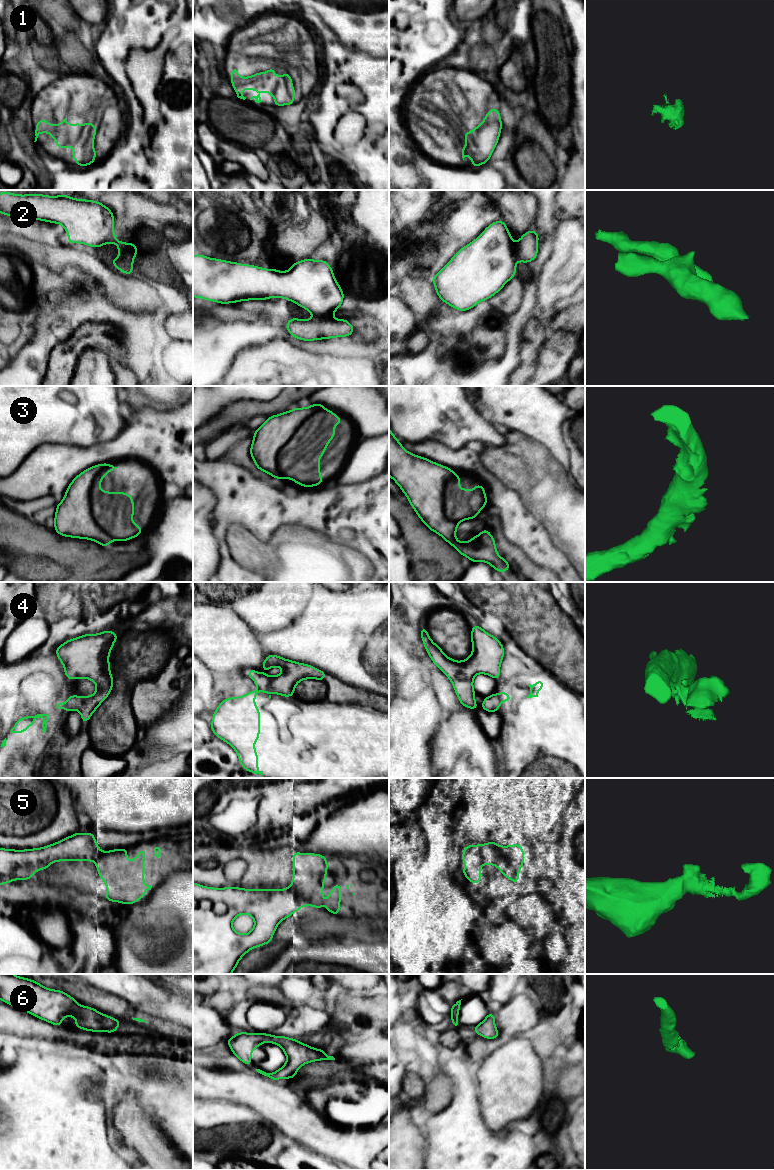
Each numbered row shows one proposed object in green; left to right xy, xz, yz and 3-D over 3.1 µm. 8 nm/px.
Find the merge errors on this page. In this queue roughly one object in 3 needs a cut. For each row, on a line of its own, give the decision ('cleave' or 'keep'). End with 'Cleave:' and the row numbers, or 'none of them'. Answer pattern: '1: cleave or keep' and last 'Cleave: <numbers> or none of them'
1: keep
2: cleave
3: keep
4: cleave
5: cleave
6: keep
Cleave: 2, 4, 5

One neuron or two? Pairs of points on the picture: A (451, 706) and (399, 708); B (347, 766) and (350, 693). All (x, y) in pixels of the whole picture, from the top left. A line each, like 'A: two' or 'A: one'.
A: two
B: two

